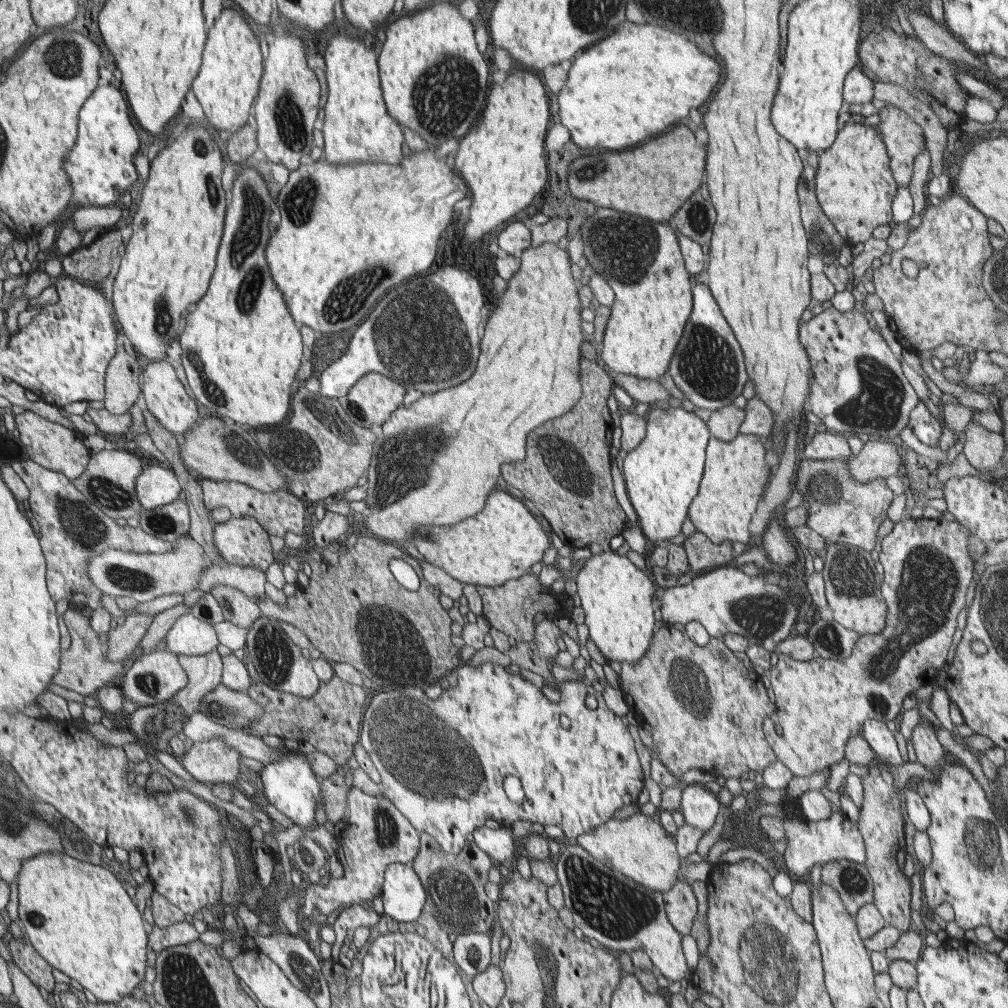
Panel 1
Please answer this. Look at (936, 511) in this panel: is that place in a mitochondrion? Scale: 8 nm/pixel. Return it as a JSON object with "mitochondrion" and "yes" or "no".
{"mitochondrion":"no"}

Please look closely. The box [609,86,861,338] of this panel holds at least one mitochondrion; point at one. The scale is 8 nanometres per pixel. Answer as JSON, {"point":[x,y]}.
{"point":[698,218]}

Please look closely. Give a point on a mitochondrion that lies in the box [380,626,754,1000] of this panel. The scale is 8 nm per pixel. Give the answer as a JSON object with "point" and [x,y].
{"point":[616,910]}

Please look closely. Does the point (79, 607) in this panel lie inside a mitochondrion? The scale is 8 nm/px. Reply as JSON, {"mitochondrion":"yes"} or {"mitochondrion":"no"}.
{"mitochondrion":"no"}

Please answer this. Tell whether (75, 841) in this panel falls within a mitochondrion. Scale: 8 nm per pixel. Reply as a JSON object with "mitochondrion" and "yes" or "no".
{"mitochondrion":"yes"}

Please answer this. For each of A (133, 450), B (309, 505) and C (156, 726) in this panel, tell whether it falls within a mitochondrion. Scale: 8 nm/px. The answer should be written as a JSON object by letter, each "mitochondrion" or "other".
{"A":"other","B":"other","C":"mitochondrion"}

